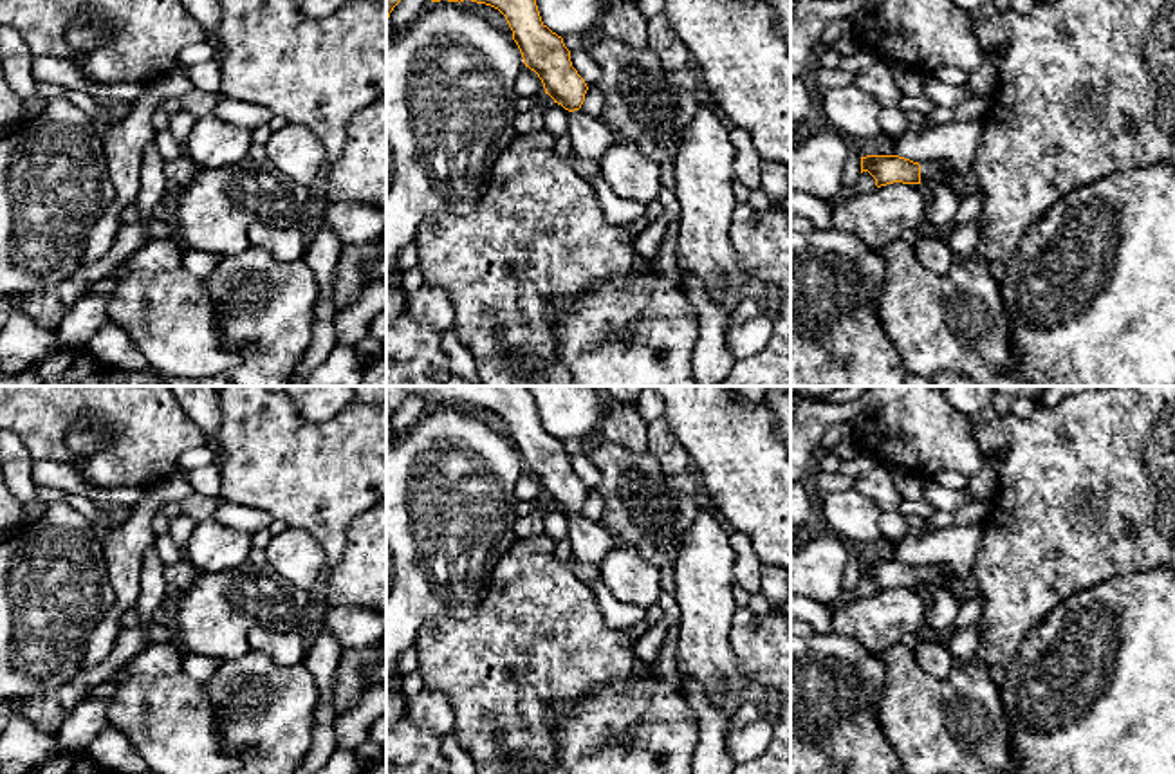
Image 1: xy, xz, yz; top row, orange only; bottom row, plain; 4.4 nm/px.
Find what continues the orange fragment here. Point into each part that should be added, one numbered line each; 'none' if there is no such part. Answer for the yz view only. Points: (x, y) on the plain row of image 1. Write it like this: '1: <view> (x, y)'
1: yz (934, 574)

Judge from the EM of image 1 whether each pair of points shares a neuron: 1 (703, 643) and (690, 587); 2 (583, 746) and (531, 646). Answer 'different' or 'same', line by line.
1: same
2: different

